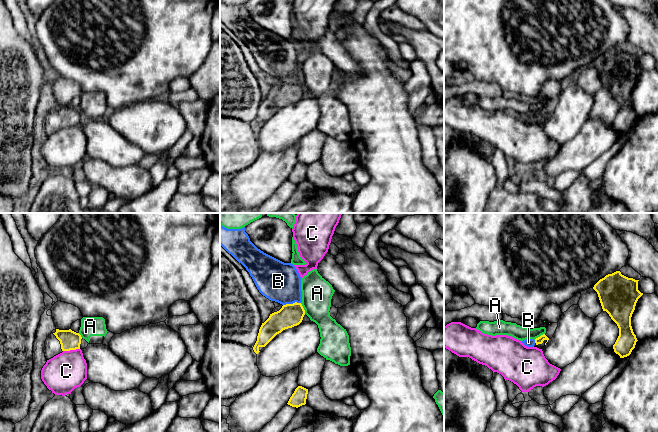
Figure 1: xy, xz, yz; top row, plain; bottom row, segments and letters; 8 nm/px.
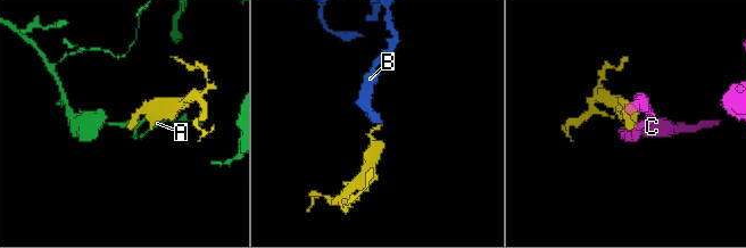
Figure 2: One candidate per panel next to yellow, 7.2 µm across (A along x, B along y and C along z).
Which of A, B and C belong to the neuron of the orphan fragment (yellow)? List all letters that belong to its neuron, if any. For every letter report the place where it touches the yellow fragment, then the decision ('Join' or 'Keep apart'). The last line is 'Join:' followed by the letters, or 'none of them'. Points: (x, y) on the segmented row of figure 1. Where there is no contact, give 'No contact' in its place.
A: Touches yellow at xz (303, 308). Keep apart
B: Touches yellow at xz (291, 304). Join
C: Touches yellow at xy (71, 349). Keep apart
Join: B

